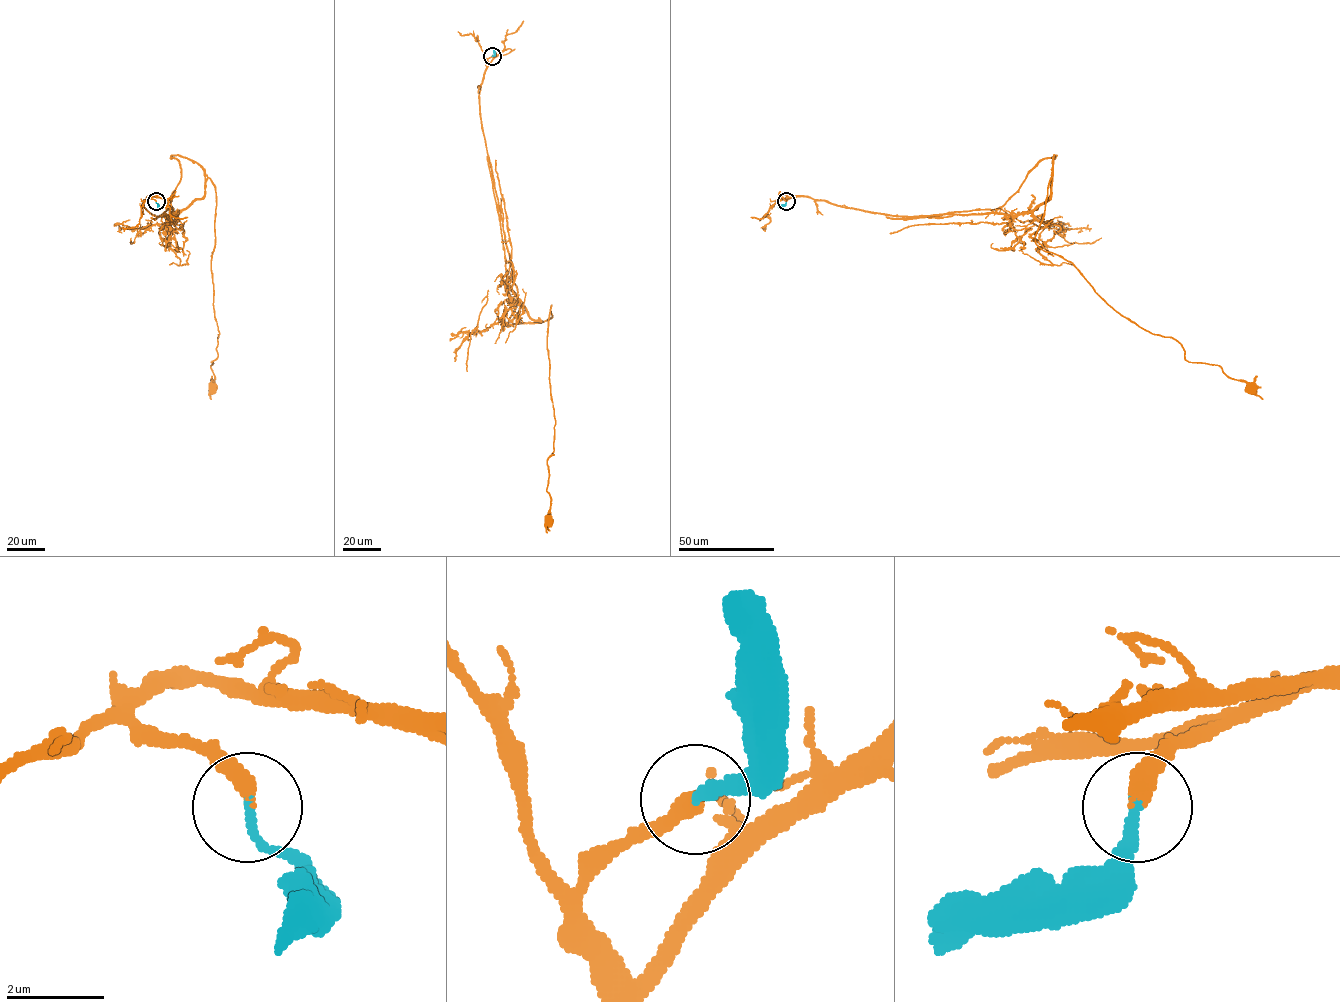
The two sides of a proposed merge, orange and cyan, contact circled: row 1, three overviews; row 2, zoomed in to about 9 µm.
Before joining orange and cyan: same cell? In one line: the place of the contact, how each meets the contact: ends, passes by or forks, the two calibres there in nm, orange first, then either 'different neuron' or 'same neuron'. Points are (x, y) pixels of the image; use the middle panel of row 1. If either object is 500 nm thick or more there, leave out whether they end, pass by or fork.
place (492, 56); orange ends; cyan ends; calibres 400 and 200 nm; same neuron

